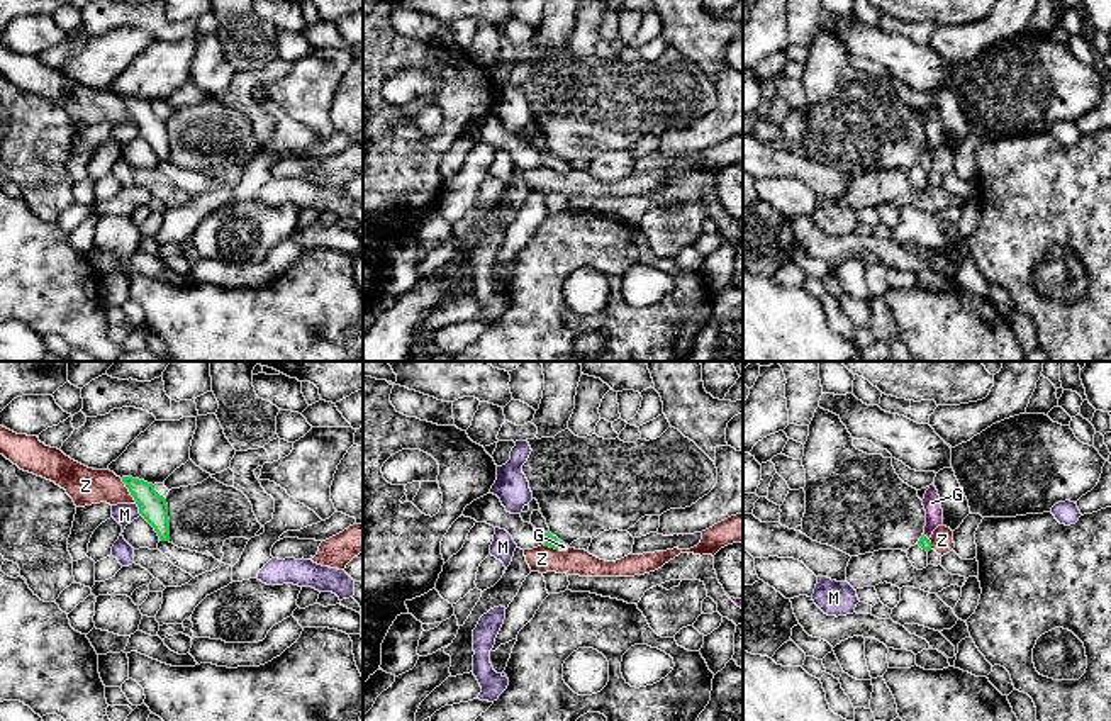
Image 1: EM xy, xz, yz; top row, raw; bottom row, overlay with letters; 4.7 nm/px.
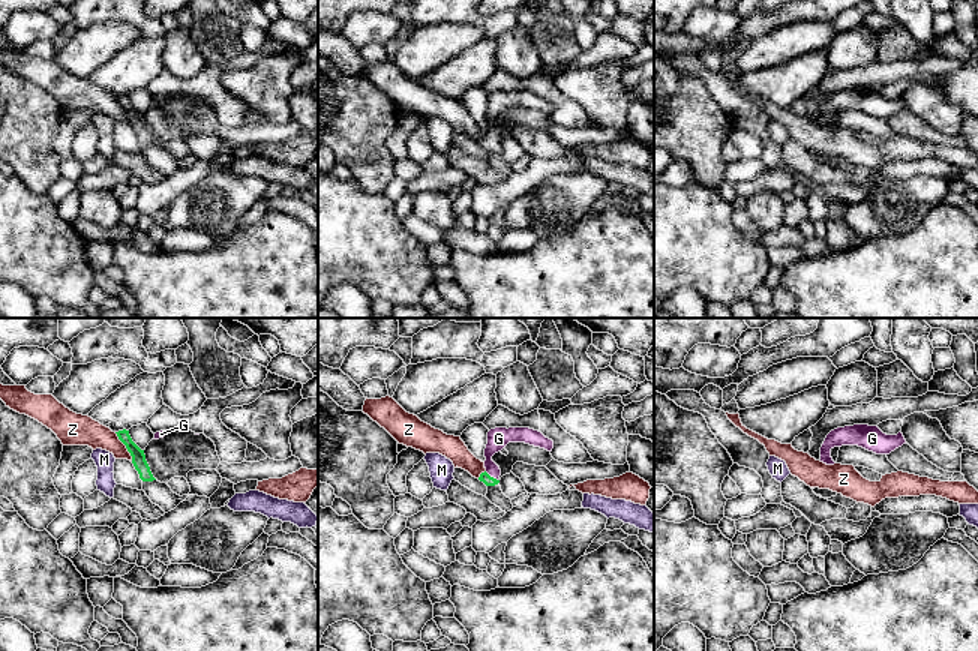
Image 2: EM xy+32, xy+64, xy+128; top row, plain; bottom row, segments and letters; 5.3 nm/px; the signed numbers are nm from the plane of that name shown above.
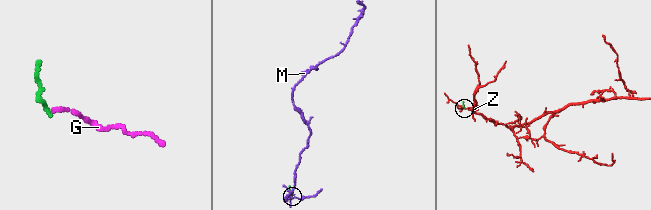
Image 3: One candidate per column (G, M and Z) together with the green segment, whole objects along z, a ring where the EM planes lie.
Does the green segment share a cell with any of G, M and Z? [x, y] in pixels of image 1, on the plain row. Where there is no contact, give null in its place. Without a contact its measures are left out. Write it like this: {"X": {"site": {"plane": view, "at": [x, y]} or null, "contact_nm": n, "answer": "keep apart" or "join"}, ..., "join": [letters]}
{"G": {"site": {"plane": "xz", "at": [560, 165]}, "contact_nm": 50, "answer": "join"}, "M": {"site": {"plane": "xy", "at": [139, 129]}, "contact_nm": 70, "answer": "keep apart"}, "Z": {"site": {"plane": "xy", "at": [129, 111]}, "contact_nm": 140, "answer": "keep apart"}, "join": ["G"]}

